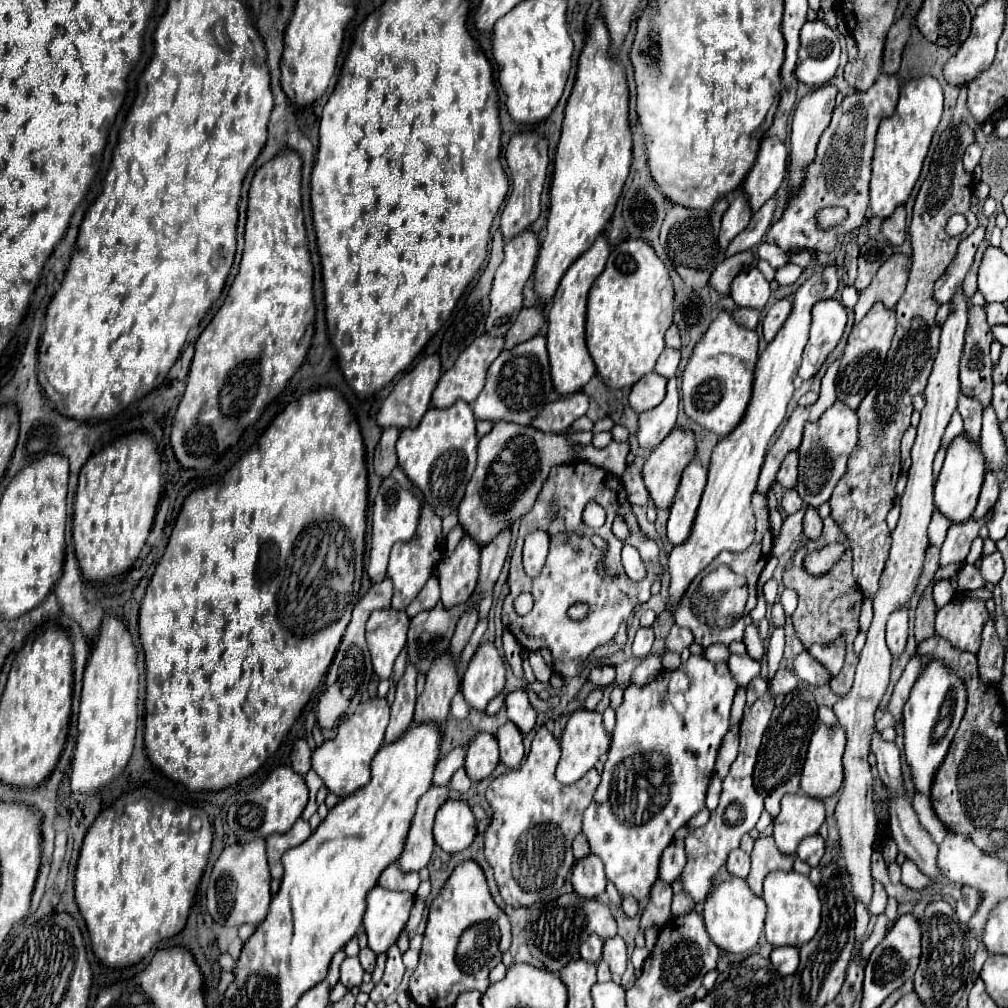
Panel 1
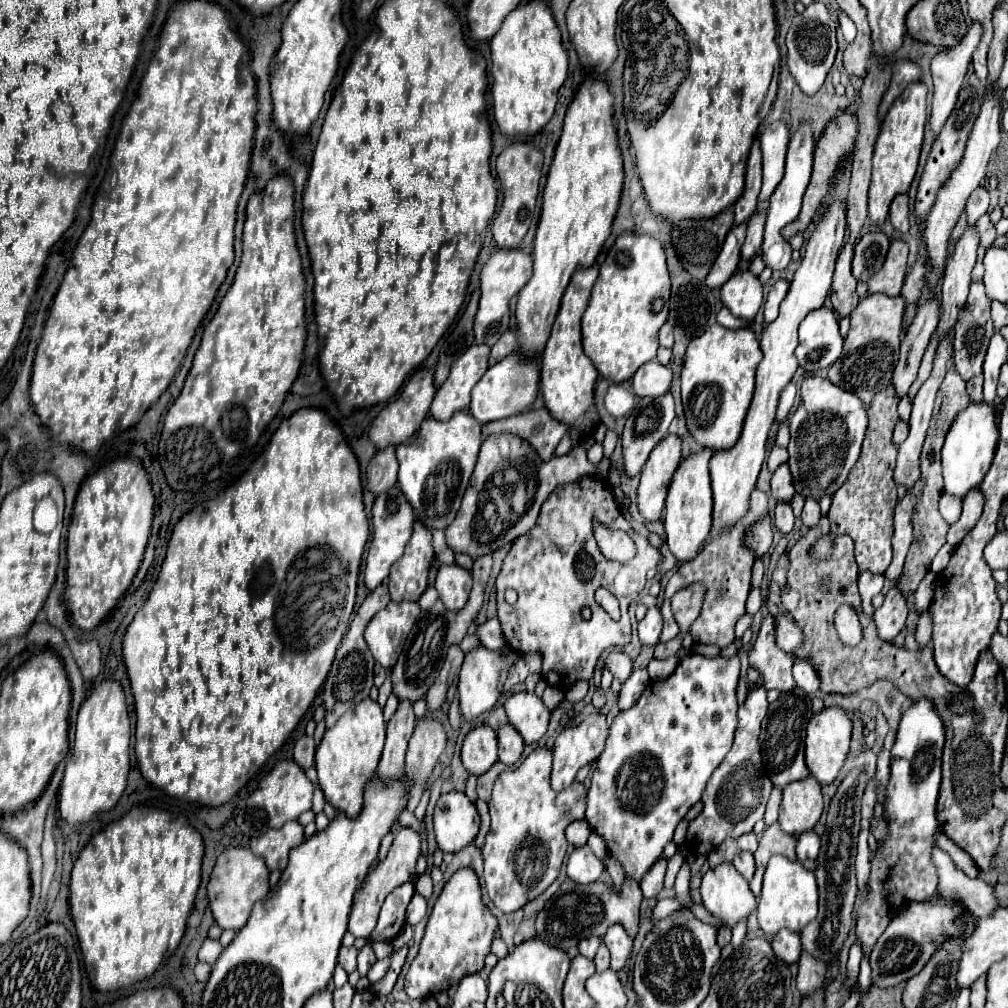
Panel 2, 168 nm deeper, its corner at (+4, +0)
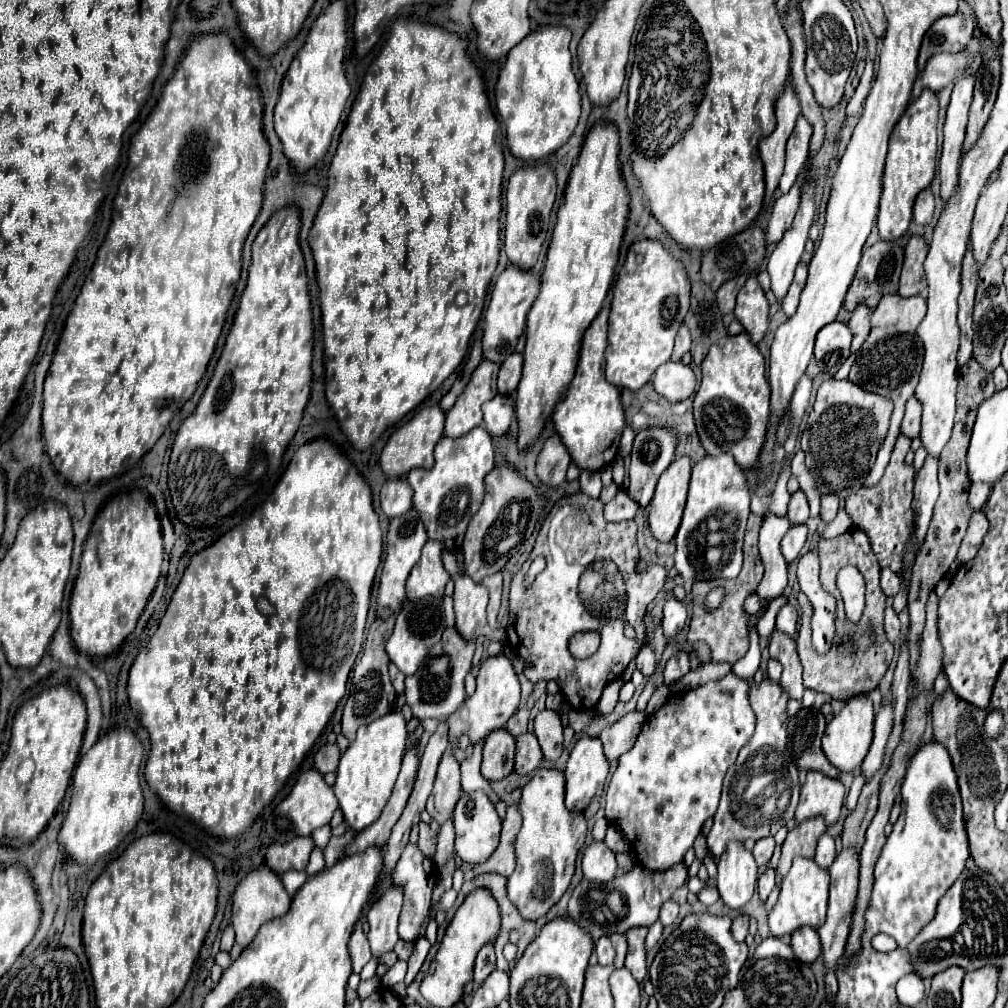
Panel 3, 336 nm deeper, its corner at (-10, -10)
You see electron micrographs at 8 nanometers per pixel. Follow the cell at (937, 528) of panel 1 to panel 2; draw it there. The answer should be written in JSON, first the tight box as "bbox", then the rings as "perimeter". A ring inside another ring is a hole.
{"bbox":[940,493,962,525],"perimeter":[[[944,493],[942,499],[940,499],[940,513],[942,513],[942,517],[952,525],[960,517],[960,511],[962,511],[962,499]]]}

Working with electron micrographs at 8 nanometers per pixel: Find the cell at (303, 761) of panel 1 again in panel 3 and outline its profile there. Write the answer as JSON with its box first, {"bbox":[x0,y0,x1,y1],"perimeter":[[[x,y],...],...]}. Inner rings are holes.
{"bbox":[314,745,340,773],"perimeter":[[[324,745],[316,755],[314,755],[314,769],[324,773],[336,771],[338,767],[338,759],[340,759],[340,751],[336,745]]]}

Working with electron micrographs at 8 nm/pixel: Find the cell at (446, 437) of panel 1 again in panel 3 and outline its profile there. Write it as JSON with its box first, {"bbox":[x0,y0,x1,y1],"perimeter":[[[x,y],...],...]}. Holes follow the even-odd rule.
{"bbox":[408,427,494,551],"perimeter":[[[484,427],[450,439],[442,437],[436,445],[436,459],[430,469],[416,467],[408,473],[408,483],[414,489],[414,507],[426,523],[428,537],[440,541],[448,551],[462,547],[462,539],[472,515],[484,501],[484,475],[494,467],[494,441]]]}

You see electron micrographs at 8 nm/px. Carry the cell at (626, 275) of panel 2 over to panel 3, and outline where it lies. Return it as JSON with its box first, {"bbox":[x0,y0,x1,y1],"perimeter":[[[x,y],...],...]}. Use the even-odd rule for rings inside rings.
{"bbox":[606,239,690,391],"perimeter":[[[640,239],[632,243],[626,263],[612,287],[612,307],[608,319],[606,379],[618,389],[638,391],[654,371],[670,361],[678,327],[690,305],[690,281],[684,265],[674,259],[660,241]]]}

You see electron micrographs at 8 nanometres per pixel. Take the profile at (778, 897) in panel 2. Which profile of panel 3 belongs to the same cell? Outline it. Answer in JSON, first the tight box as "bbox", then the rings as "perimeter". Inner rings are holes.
{"bbox":[768,857,828,937],"perimeter":[[[796,857],[792,863],[790,873],[784,877],[782,887],[780,887],[780,897],[772,909],[772,913],[768,915],[768,923],[770,923],[770,931],[774,937],[784,937],[794,933],[796,929],[808,925],[812,929],[822,927],[822,923],[826,921],[826,903],[828,903],[828,871],[820,869],[814,859],[806,859],[806,857]]]}

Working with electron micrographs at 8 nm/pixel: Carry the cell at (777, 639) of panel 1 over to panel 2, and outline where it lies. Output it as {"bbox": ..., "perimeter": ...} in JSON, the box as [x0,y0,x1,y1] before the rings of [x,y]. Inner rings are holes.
{"bbox":[688,687,772,855],"perimeter":[[[756,687],[748,693],[748,699],[744,705],[738,707],[738,729],[736,739],[724,761],[718,765],[716,773],[712,773],[704,797],[702,797],[702,813],[690,821],[688,833],[694,833],[698,839],[696,851],[706,855],[710,849],[718,847],[726,837],[740,837],[742,833],[748,833],[754,829],[754,825],[764,817],[768,797],[772,793],[772,781],[764,777],[762,773],[762,753],[760,753],[760,723],[768,713],[768,699],[766,689]]]}

